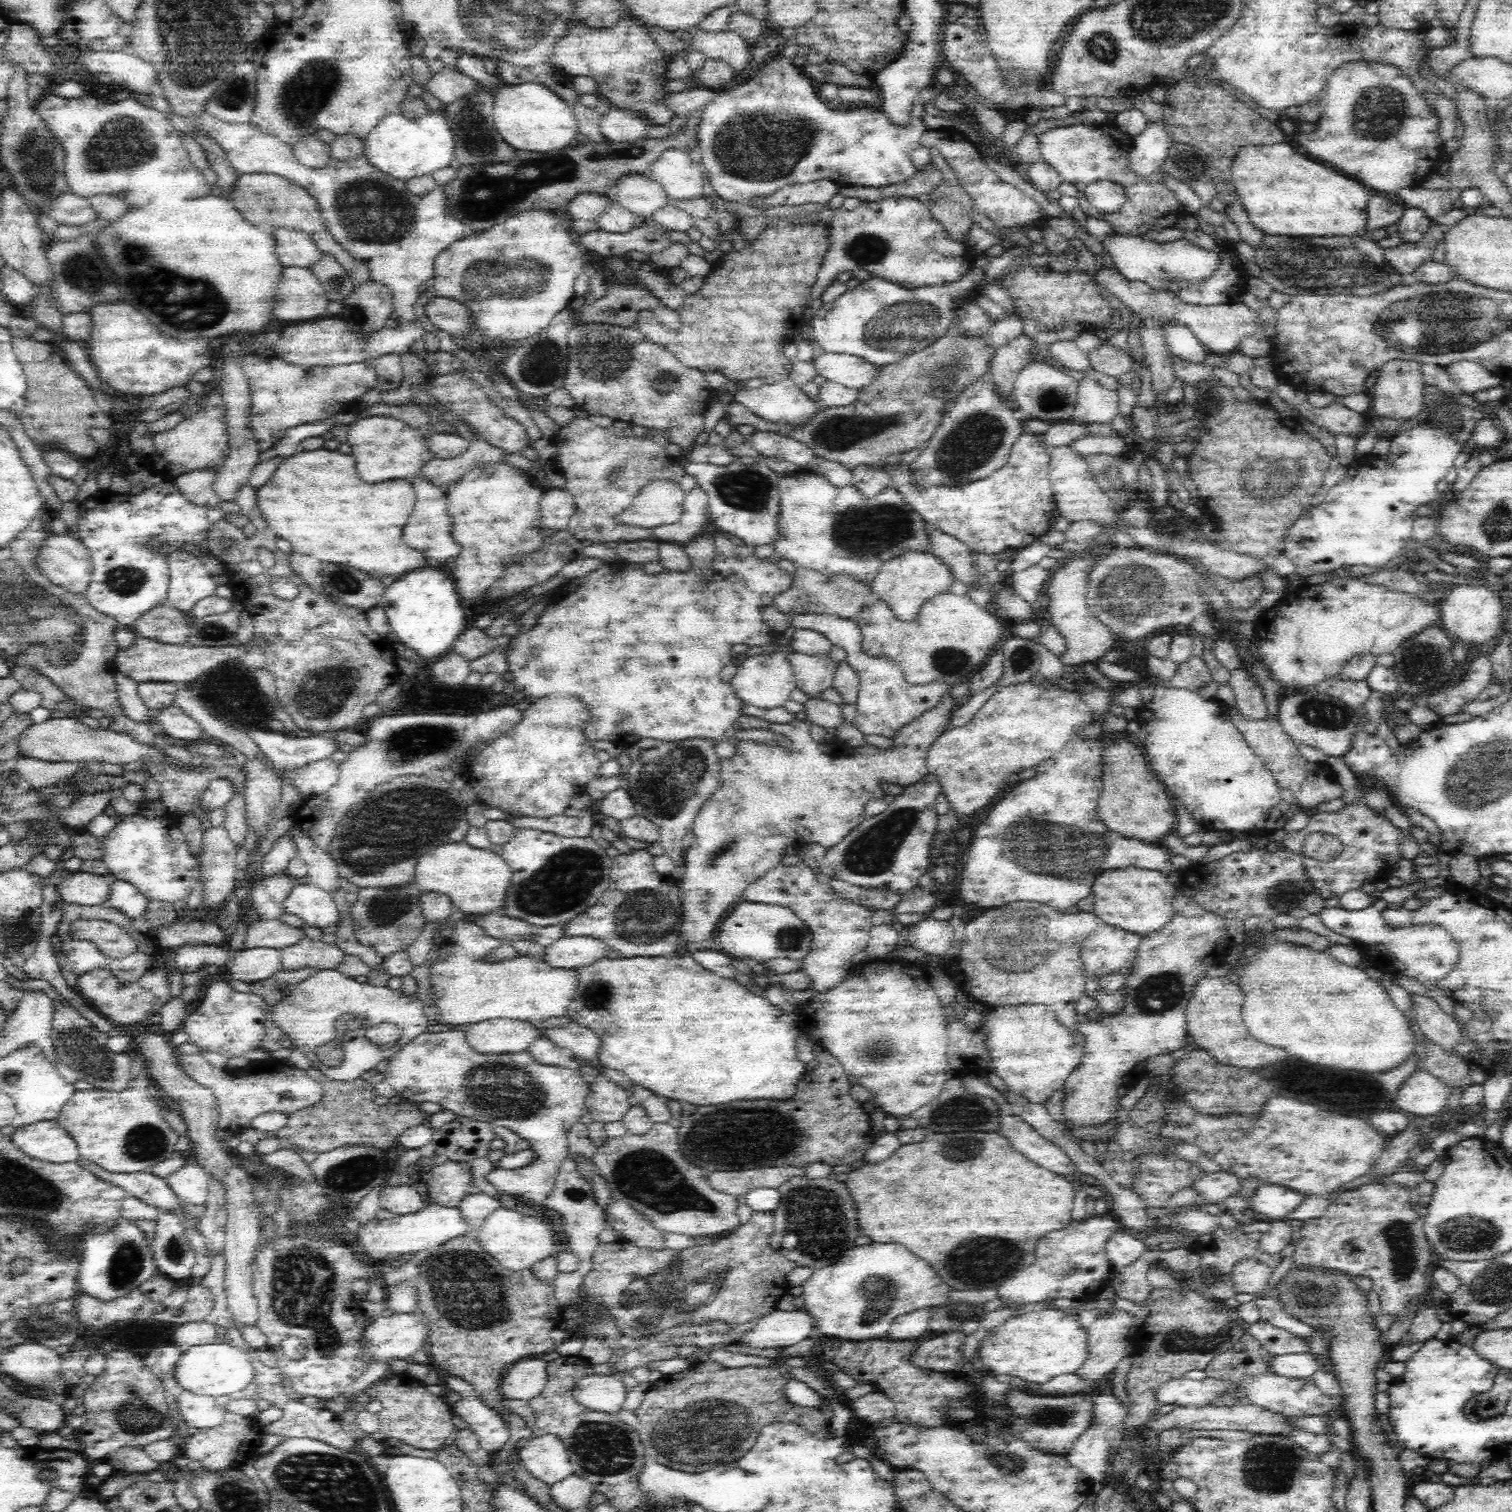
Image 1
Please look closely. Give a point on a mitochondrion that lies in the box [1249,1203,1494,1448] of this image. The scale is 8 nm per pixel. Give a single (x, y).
(1315, 1296)

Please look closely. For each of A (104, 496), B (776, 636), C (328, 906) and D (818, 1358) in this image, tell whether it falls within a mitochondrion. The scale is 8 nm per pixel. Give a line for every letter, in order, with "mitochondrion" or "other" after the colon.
A: other
B: other
C: other
D: other

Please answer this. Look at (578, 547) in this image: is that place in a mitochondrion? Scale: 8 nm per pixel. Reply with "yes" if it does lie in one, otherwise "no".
no

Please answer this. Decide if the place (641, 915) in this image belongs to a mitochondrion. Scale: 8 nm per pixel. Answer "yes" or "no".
yes

